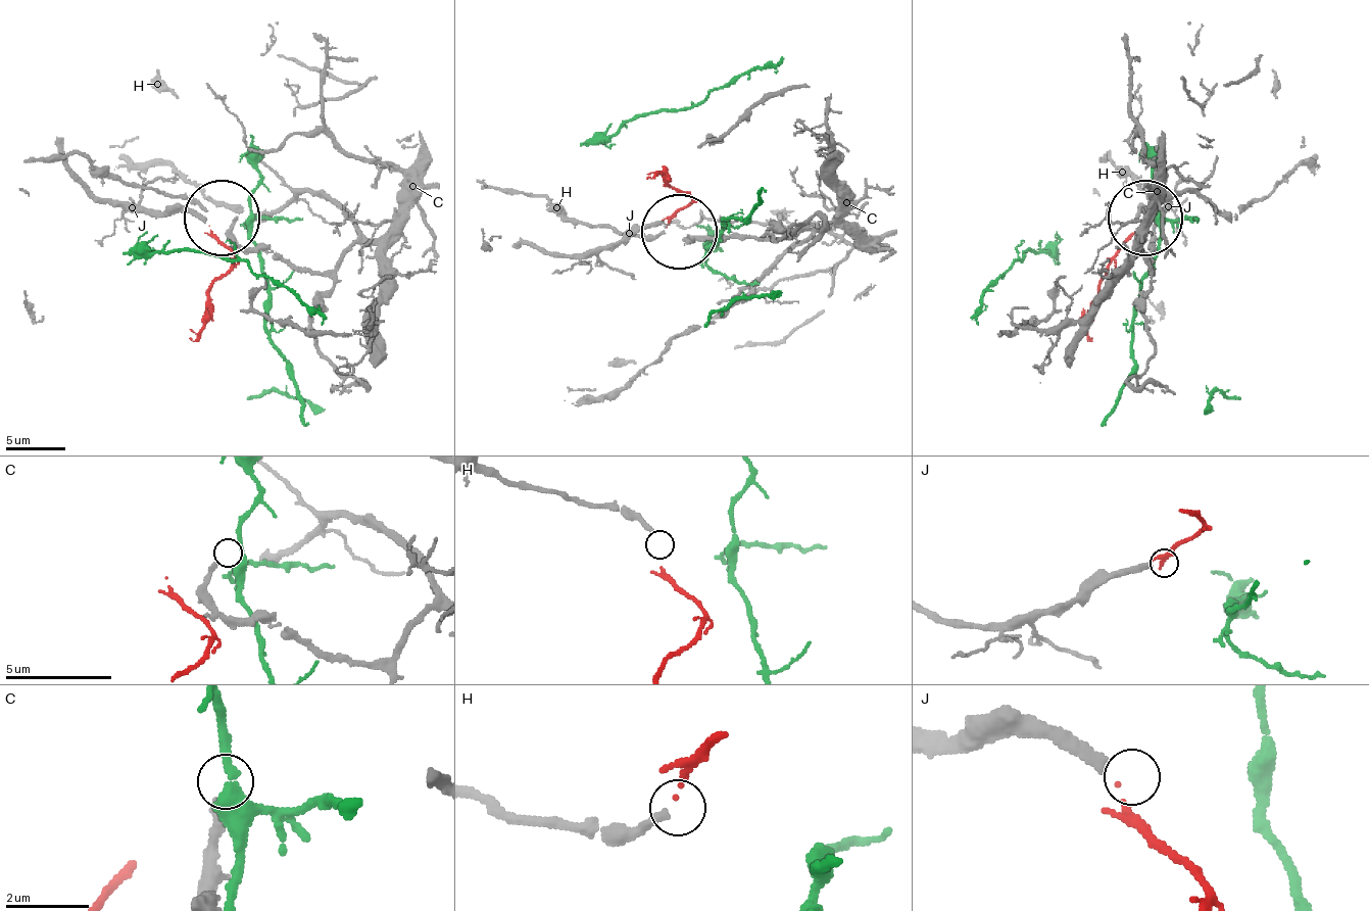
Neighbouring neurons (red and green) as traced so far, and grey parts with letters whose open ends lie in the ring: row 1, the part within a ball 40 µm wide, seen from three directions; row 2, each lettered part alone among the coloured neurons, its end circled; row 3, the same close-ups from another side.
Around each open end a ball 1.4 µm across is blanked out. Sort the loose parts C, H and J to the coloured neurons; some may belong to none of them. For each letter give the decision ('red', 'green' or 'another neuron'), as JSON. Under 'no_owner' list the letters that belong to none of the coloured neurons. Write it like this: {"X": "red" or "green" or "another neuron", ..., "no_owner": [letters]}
{"C": "another neuron", "H": "red", "J": "another neuron", "no_owner": ["C", "J"]}

